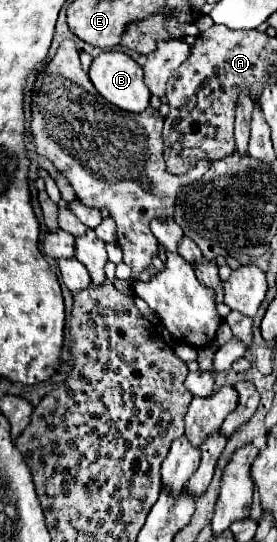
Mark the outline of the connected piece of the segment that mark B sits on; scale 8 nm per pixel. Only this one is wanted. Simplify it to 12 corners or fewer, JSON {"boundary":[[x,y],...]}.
{"boundary":[[123,52],[93,58],[99,94],[129,112],[149,106],[143,68]]}

